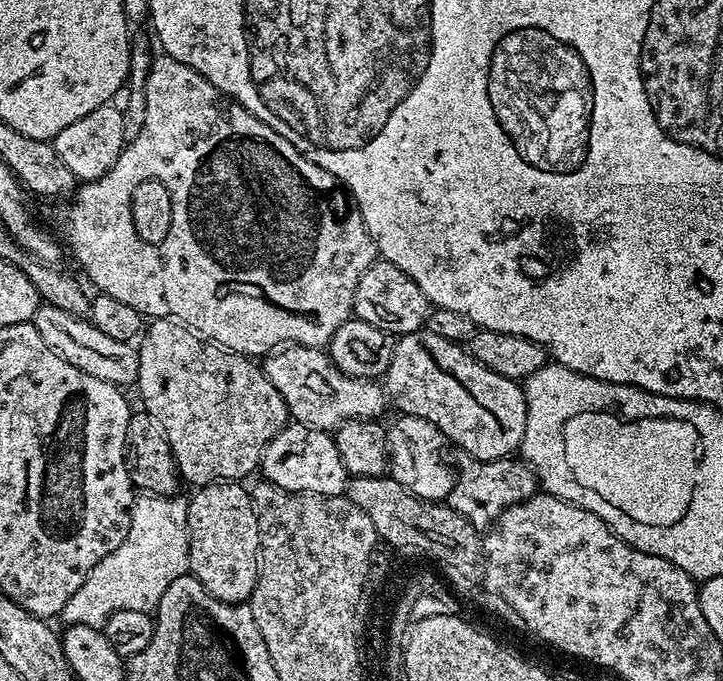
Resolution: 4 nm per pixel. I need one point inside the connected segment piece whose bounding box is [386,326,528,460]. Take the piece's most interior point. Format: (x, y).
(417, 379)

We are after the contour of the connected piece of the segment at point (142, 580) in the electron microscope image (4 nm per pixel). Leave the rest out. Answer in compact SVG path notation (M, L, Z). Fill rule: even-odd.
M141 495L136 504L134 518L130 522L130 530L126 538L102 558L98 570L94 570L94 578L86 582L86 590L78 594L74 605L74 612L81 620L95 622L103 621L106 614L110 614L118 607L142 607L155 609L159 605L162 594L170 590L170 582L174 578L189 575L191 562L191 534L188 529L188 509L183 503L175 500L159 500L153 496Z

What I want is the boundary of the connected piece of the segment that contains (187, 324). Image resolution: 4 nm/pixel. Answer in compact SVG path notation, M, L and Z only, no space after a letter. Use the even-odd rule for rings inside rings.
M157 315L143 333L144 349L139 349L138 360L144 363L144 396L148 399L151 415L160 419L170 430L182 456L184 473L193 485L203 486L216 481L235 481L260 463L264 443L289 419L288 399L274 386L263 363L251 351L235 348L201 330L191 320L177 316Z

